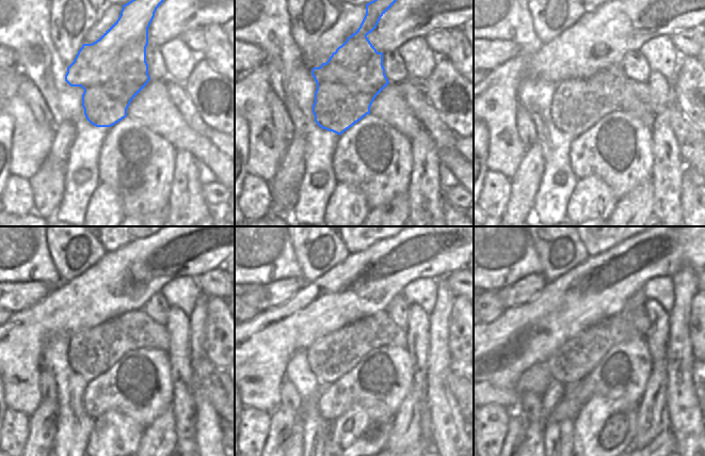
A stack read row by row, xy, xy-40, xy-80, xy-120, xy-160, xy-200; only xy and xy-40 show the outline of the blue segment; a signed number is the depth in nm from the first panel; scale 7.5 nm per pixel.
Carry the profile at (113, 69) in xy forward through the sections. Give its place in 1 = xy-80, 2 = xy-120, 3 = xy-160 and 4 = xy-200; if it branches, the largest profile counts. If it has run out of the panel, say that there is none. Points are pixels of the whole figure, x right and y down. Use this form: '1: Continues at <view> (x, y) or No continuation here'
1: Continues at xy-80 (576, 105)
2: Continues at xy-120 (93, 351)
3: Continues at xy-160 (331, 357)
4: Continues at xy-200 (571, 362)

